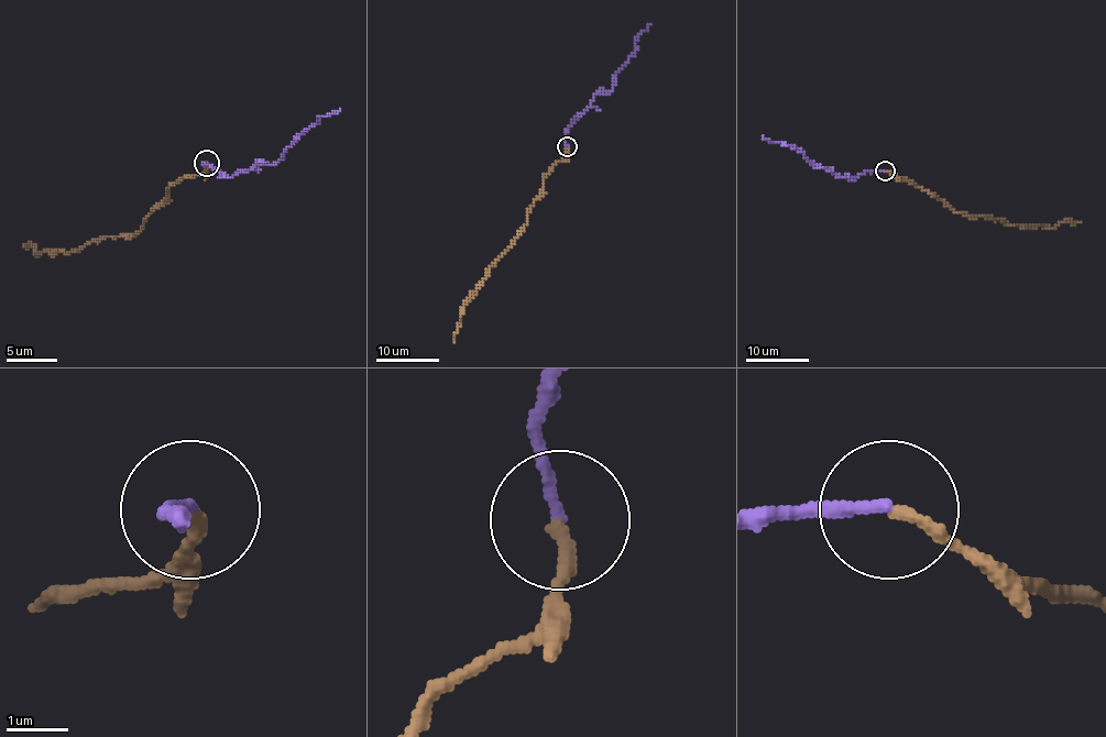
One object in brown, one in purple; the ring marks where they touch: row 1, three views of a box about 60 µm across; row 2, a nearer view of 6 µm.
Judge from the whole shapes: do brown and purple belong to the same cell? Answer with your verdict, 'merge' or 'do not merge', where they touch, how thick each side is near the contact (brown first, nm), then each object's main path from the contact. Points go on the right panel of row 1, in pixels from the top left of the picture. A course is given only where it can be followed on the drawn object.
merge | (885, 171) | 220/180 nm | brown via (885, 171), (928, 189), (950, 207), (968, 215), (990, 216), (1008, 224), (1047, 228), (1080, 221) | purple via (885, 171), (871, 171), (853, 179), (836, 176), (789, 144), (764, 136)

